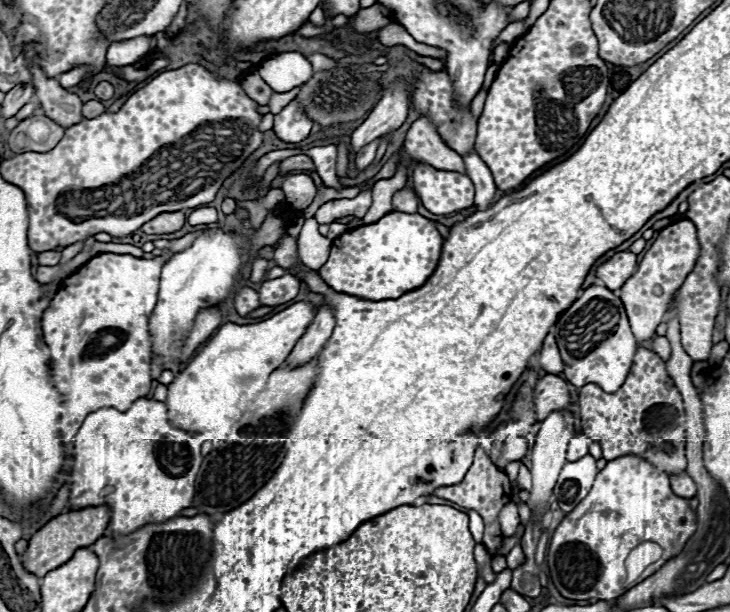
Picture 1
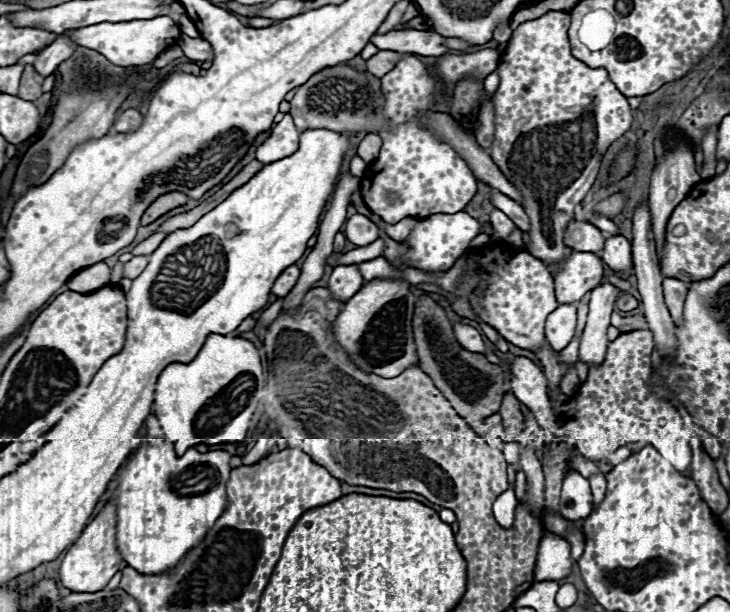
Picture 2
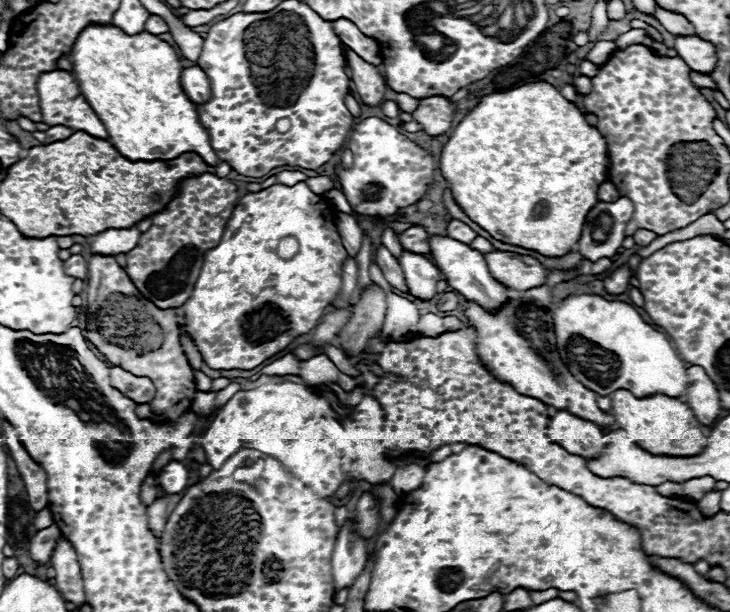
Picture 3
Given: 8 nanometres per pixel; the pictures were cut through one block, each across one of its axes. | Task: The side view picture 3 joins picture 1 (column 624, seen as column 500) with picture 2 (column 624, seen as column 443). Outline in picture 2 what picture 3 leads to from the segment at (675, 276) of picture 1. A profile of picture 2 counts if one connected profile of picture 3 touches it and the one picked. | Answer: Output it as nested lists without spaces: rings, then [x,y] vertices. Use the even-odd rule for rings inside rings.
[[[616,234],[606,238],[602,248],[602,260],[616,272],[624,272],[626,276],[632,274],[632,250],[630,240]]]

